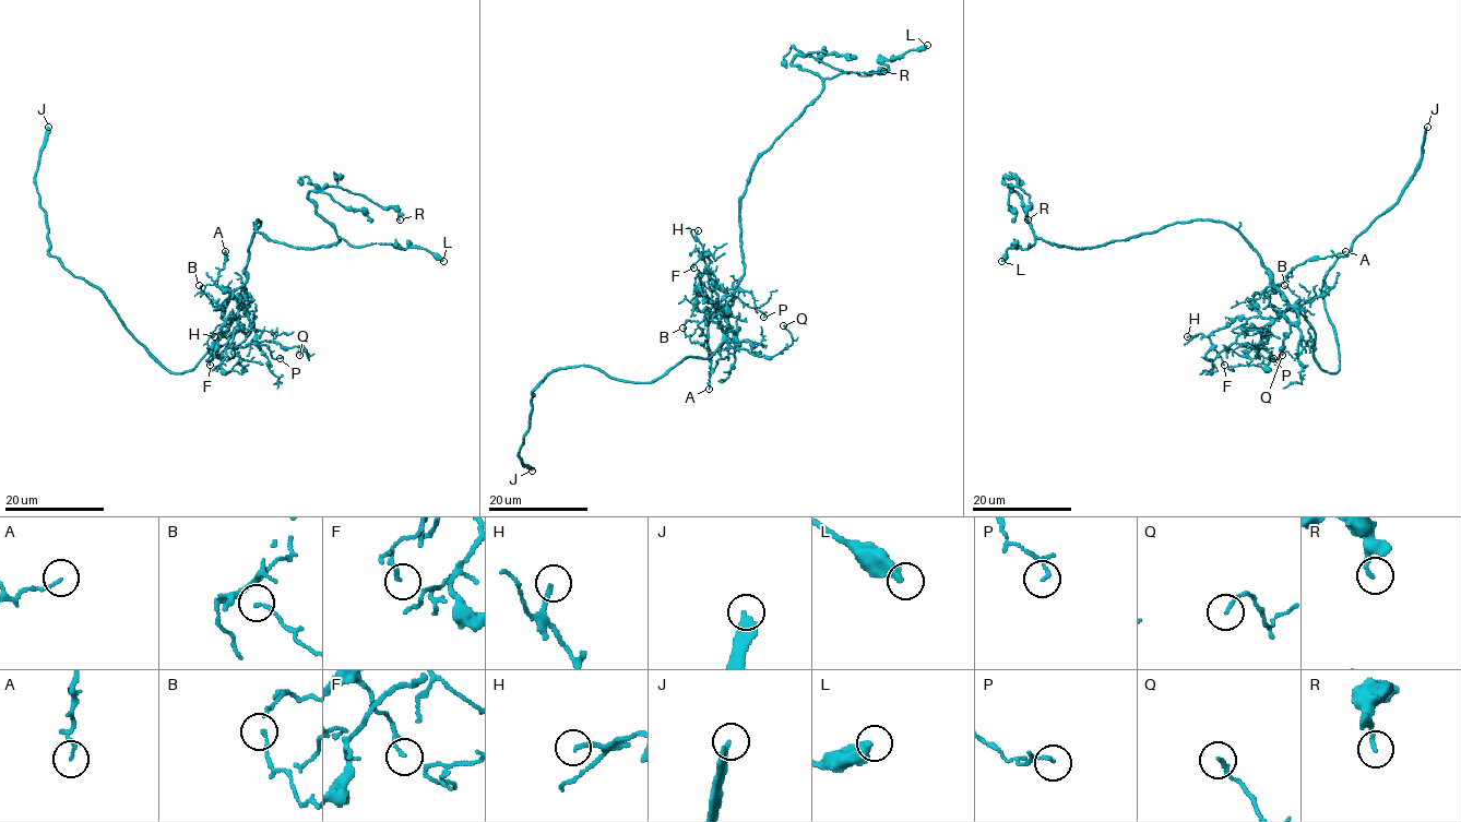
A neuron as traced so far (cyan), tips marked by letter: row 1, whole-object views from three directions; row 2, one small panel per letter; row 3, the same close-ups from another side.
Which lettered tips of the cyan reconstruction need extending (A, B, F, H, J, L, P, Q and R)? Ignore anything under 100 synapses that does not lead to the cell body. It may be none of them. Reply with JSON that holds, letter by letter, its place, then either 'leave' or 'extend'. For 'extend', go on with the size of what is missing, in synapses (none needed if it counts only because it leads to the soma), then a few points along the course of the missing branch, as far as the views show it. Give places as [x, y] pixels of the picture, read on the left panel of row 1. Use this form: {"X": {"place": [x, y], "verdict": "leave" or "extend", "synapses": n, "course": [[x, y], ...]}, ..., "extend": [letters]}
{"A": {"place": [225, 251], "verdict": "leave"}, "B": {"place": [199, 285], "verdict": "leave"}, "F": {"place": [210, 365], "verdict": "leave"}, "H": {"place": [214, 336], "verdict": "leave"}, "J": {"place": [48, 127], "verdict": "extend", "course": [[48, 127], [58, 103], [79, 74]]}, "L": {"place": [443, 261], "verdict": "leave"}, "P": {"place": [280, 358], "verdict": "leave"}, "Q": {"place": [299, 355], "verdict": "leave"}, "R": {"place": [400, 219], "verdict": "leave"}, "extend": ["J"]}

